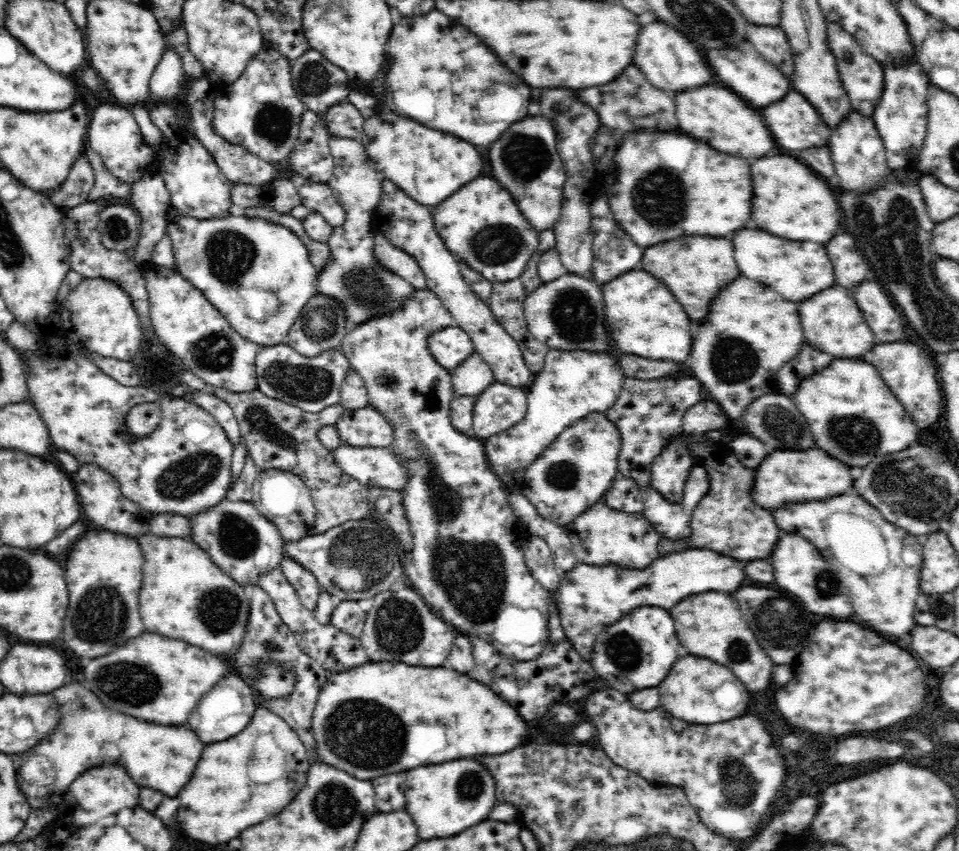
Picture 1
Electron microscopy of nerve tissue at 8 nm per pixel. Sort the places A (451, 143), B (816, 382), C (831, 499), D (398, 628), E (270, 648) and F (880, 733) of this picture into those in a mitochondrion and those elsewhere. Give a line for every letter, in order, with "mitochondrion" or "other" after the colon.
A: other
B: other
C: other
D: mitochondrion
E: mitochondrion
F: other

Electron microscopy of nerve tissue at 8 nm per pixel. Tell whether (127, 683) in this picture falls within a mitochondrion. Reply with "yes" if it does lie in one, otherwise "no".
yes

